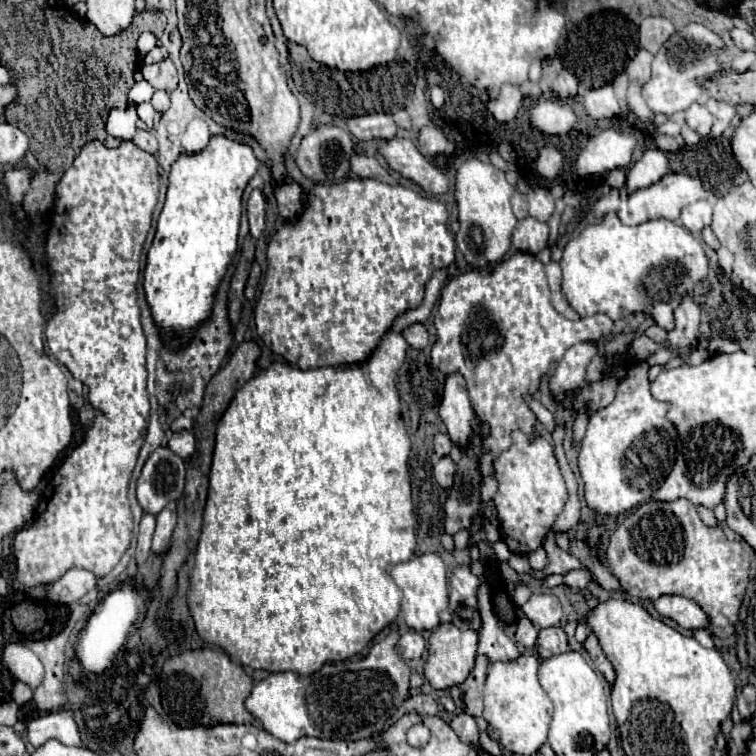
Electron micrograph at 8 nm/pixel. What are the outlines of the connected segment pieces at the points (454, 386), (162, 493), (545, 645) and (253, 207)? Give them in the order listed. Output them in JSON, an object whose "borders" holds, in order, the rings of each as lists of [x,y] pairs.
{"borders":[[[[461,372],[447,374],[443,400],[439,406],[439,416],[441,416],[443,424],[447,426],[451,440],[457,446],[465,446],[473,432],[471,420],[475,418],[475,412],[471,410],[467,384],[465,384],[465,378],[461,376]]],[[[169,448],[149,454],[137,480],[137,500],[149,514],[159,514],[171,500],[181,498],[185,486],[185,464]]],[[[561,626],[539,630],[537,654],[543,660],[553,658],[553,656],[559,656],[563,652],[569,652],[569,640],[567,640],[567,634],[565,634],[565,630]]],[[[253,190],[247,202],[247,216],[251,226],[251,236],[259,238],[267,226],[267,202],[261,190]]]]}

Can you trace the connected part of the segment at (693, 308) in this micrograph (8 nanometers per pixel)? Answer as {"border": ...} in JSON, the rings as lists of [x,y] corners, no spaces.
{"border":[[[689,292],[681,298],[681,304],[675,308],[675,328],[669,332],[667,342],[685,348],[693,344],[699,336],[699,316],[701,316],[701,304],[695,298],[695,292]]]}

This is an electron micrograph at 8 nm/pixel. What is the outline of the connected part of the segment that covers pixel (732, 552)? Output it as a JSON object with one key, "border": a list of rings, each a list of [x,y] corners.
{"border":[[[689,500],[675,502],[649,502],[639,506],[633,514],[619,520],[615,532],[611,534],[607,560],[611,574],[619,580],[621,588],[641,600],[655,602],[667,594],[679,594],[683,598],[695,600],[711,618],[711,632],[721,638],[729,638],[735,632],[739,620],[739,608],[743,604],[747,584],[749,584],[749,554],[743,550],[741,542],[729,542],[719,526],[705,526],[697,514],[695,504]]]}

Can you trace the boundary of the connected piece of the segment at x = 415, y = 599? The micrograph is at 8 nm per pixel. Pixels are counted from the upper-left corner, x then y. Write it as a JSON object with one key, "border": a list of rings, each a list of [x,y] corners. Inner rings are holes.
{"border":[[[421,554],[411,558],[409,562],[397,564],[391,570],[391,578],[401,588],[401,614],[409,628],[421,632],[421,630],[433,630],[439,626],[439,614],[449,606],[447,596],[447,568],[443,560],[437,554]]]}

